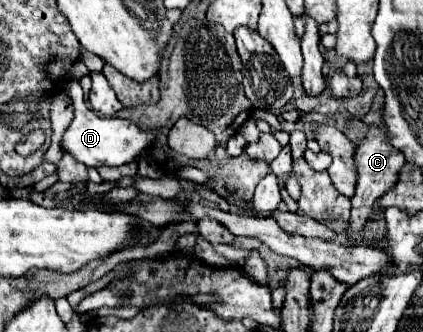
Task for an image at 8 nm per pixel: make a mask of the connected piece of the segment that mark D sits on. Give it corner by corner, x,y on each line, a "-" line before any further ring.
71,81
67,85
67,95
73,101
75,117
63,135
61,149
71,151
75,159
79,159
83,165
87,167
125,165
129,161
135,161
155,141
155,135
157,135
155,129
141,129
137,123
121,117
99,117
95,111
87,109
79,81

